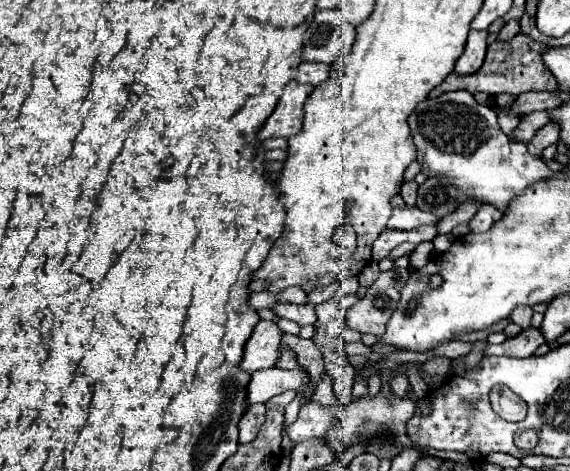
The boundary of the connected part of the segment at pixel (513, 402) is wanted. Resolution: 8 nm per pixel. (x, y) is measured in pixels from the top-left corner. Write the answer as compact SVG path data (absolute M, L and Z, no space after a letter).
M506 386L494 388L494 410L498 410L498 416L510 422L518 422L526 416L524 402Z

